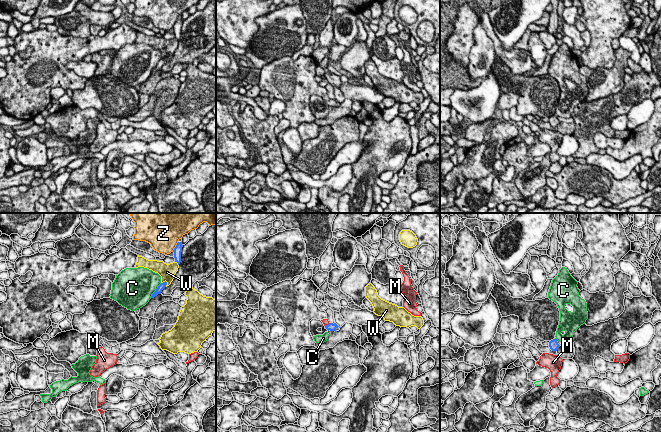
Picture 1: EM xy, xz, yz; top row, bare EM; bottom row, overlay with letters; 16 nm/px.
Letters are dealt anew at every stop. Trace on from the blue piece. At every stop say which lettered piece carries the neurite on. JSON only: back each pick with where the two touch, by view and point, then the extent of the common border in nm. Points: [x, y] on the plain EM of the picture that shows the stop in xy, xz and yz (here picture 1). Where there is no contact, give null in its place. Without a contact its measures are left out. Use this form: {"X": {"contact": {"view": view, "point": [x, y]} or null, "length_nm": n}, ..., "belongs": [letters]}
{"M": {"contact": {"view": "xz", "point": [326, 101]}, "length_nm": 100}, "belongs": ["M"]}

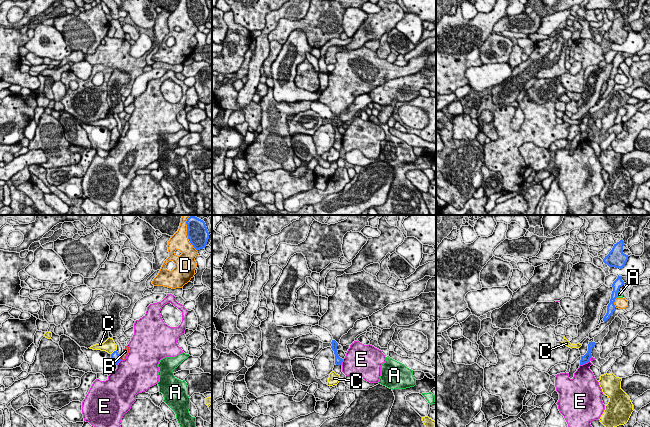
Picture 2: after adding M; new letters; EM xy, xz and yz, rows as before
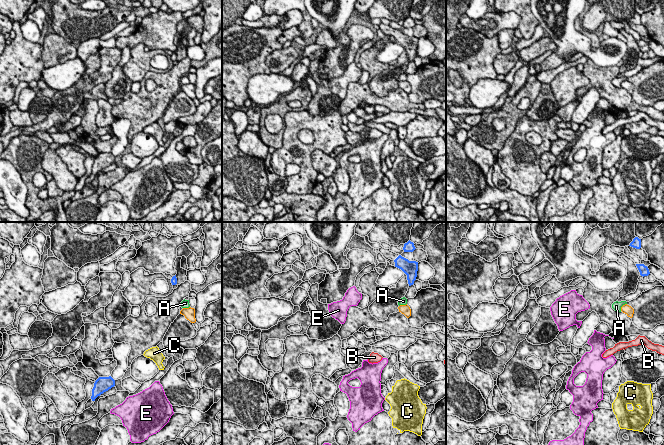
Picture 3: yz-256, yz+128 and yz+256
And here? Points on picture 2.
{"belongs": []}

